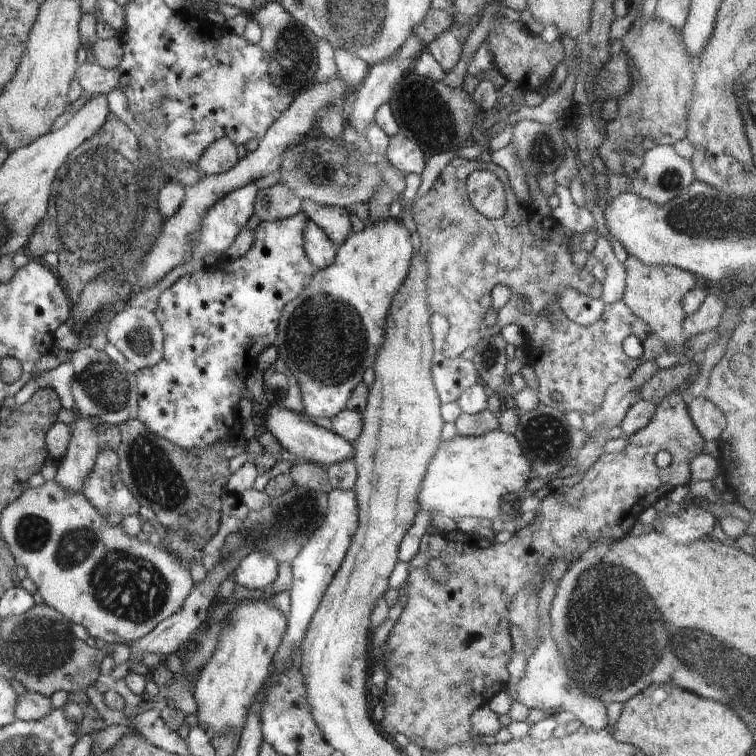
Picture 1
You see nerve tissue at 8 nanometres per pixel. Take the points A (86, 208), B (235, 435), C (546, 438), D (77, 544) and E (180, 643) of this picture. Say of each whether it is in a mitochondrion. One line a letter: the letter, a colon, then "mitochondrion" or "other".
A: mitochondrion
B: other
C: mitochondrion
D: mitochondrion
E: other

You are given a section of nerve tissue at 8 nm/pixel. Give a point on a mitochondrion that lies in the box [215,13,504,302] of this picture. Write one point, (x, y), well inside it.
(424, 113)

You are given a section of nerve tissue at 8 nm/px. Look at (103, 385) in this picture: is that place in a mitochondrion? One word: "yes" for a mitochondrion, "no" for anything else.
yes

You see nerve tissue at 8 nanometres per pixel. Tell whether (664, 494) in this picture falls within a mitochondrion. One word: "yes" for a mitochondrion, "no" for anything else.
no

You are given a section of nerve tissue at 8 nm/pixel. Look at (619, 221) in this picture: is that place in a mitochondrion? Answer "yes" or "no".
no

